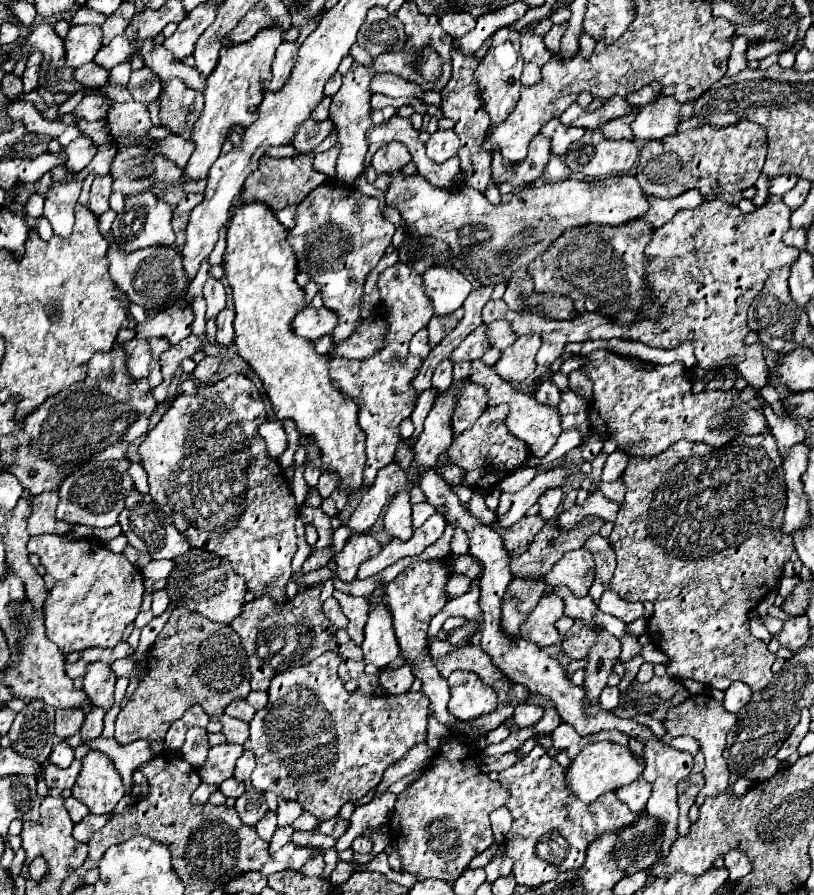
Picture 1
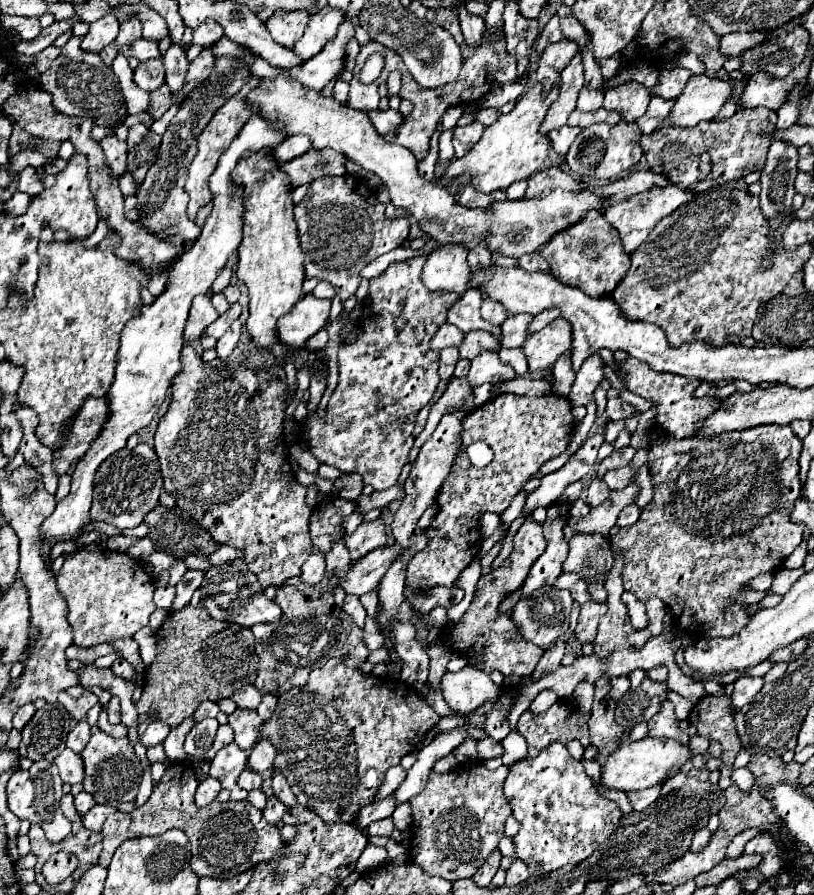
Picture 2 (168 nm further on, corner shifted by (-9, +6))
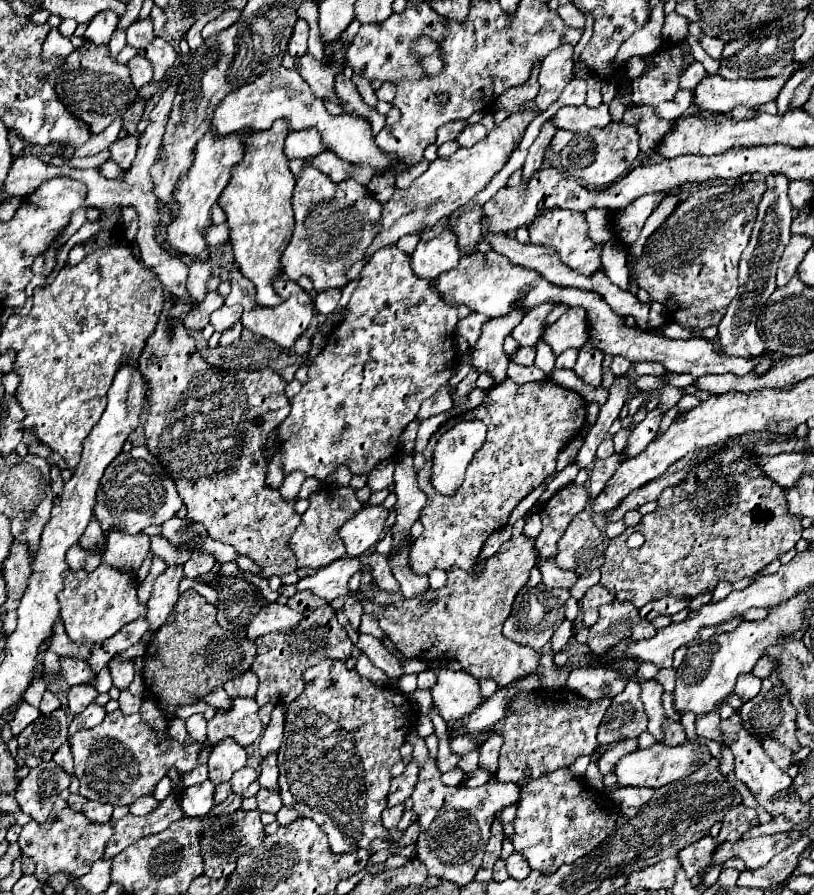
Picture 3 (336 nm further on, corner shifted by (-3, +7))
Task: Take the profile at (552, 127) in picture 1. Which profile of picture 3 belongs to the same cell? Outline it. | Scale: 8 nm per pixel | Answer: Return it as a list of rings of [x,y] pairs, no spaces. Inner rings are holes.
[[[558,129],[556,131],[556,135],[554,135],[554,139],[552,139],[552,143],[550,143],[550,149],[552,151],[556,151],[556,153],[560,153],[566,145],[568,145],[568,141],[572,139],[572,131],[564,131],[564,129]]]

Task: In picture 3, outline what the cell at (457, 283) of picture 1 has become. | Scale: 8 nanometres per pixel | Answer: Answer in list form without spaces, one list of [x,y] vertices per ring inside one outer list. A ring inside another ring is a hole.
[[[442,231],[432,241],[420,241],[412,253],[412,269],[418,277],[438,279],[444,271],[456,267],[460,261],[460,249],[452,231]]]

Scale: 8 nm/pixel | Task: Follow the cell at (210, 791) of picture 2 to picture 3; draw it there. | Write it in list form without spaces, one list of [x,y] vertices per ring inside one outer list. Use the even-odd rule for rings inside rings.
[[[206,779],[200,785],[194,787],[186,787],[182,791],[182,811],[188,817],[204,817],[210,813],[214,805],[214,783],[210,779]]]

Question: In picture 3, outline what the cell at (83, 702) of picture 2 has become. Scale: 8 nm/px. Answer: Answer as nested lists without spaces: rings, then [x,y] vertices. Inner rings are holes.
[[[76,685],[68,693],[68,709],[70,713],[82,713],[94,699],[98,697],[98,691],[92,685]]]

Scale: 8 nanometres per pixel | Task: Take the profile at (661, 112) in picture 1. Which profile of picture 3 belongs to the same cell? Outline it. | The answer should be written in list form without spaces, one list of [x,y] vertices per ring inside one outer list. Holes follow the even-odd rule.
[[[796,63],[788,65],[778,77],[772,77],[772,79],[736,79],[736,81],[728,81],[720,75],[712,75],[712,77],[706,77],[704,81],[700,81],[700,85],[696,85],[694,89],[694,107],[698,111],[718,111],[718,113],[730,113],[732,109],[736,109],[738,105],[744,105],[744,107],[760,107],[768,101],[774,101],[776,95],[780,93],[780,89],[784,87],[786,79],[798,69]]]

